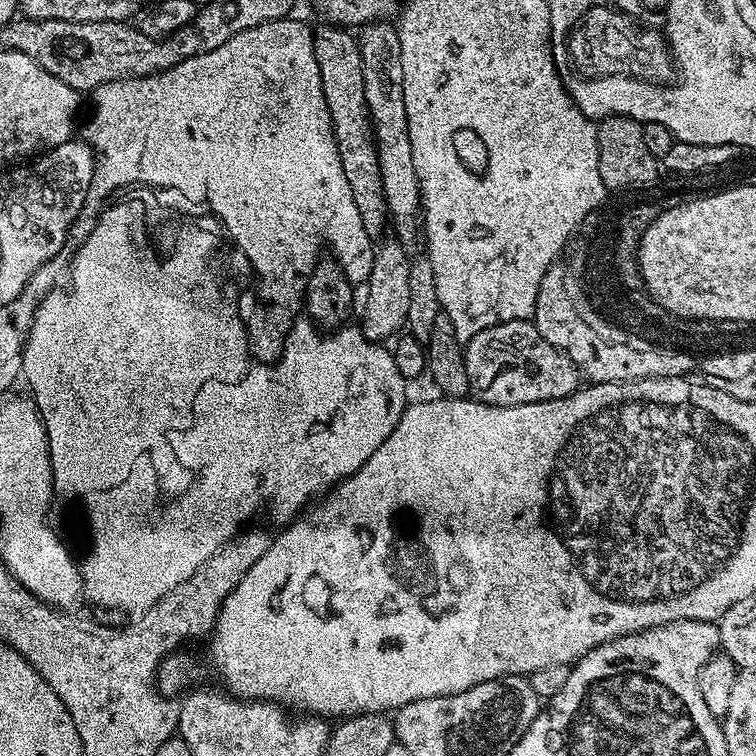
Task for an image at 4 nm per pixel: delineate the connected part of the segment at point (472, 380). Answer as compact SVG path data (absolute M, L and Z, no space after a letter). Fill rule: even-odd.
M511 320L498 323L479 331L465 343L464 373L467 375L469 391L479 402L502 406L528 405L534 402L560 400L579 389L582 374L572 359L542 337L533 321Z

